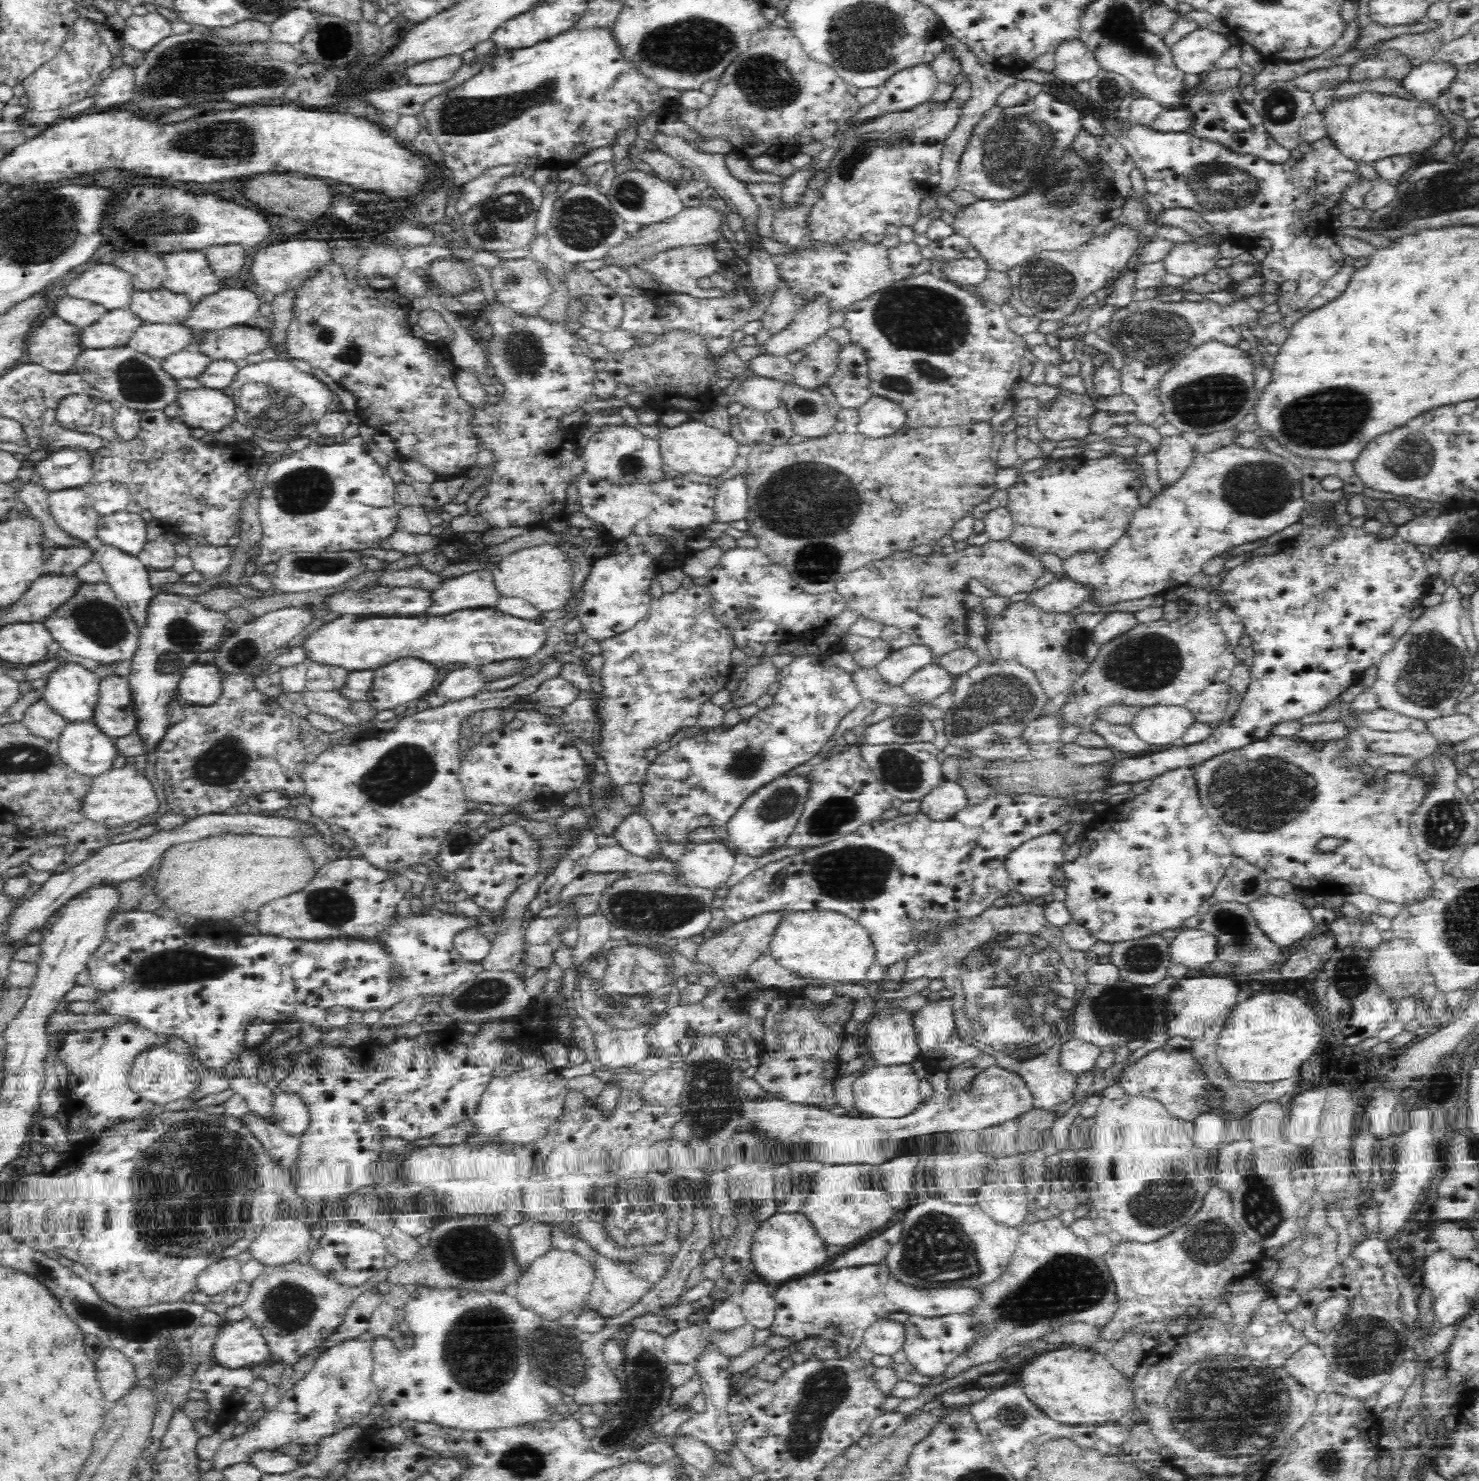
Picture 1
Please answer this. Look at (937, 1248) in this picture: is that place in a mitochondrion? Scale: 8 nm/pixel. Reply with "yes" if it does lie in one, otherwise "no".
yes

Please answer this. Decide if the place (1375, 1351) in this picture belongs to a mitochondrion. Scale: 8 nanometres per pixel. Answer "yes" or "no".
yes

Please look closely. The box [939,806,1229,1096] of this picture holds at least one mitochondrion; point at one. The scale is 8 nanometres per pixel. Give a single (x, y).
(1032, 965)

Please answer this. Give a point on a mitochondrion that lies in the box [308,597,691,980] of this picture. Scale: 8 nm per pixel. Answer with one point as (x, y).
(407, 768)

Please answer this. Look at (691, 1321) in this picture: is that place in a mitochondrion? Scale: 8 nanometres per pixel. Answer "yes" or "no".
no

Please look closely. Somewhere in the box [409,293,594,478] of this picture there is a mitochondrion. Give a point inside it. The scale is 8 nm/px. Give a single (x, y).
(522, 349)

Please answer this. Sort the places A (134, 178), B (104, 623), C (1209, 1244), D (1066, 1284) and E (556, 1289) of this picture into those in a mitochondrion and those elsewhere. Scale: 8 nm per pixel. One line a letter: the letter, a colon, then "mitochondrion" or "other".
A: other
B: mitochondrion
C: mitochondrion
D: mitochondrion
E: other

